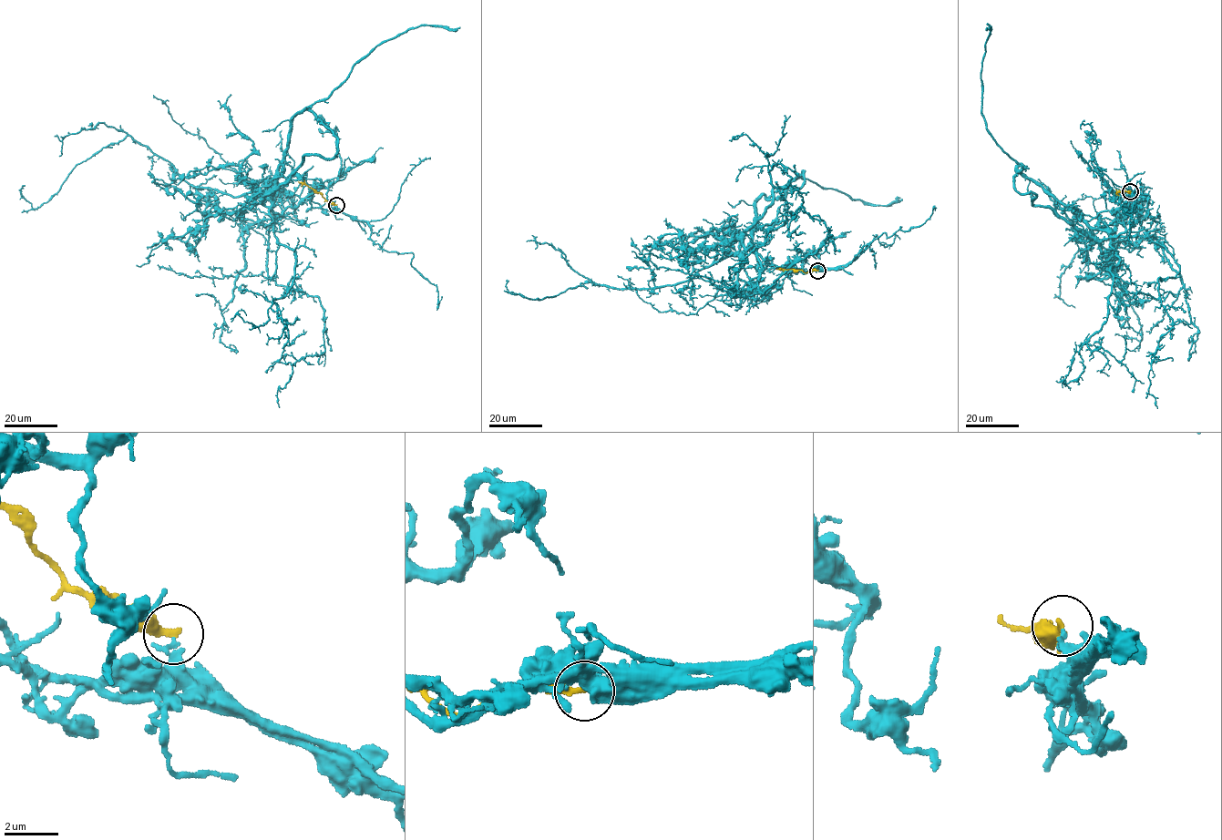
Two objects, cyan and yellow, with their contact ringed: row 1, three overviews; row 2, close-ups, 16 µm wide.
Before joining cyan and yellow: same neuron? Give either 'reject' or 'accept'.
reject

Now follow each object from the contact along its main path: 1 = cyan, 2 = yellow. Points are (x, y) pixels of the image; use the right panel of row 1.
1: (1131, 191), (1125, 230), (1107, 231), (1126, 245), (1099, 240), (1100, 257), (1142, 333), (1139, 340), (1114, 333)
2: (1131, 191), (1129, 193), (1123, 189), (1115, 194)

